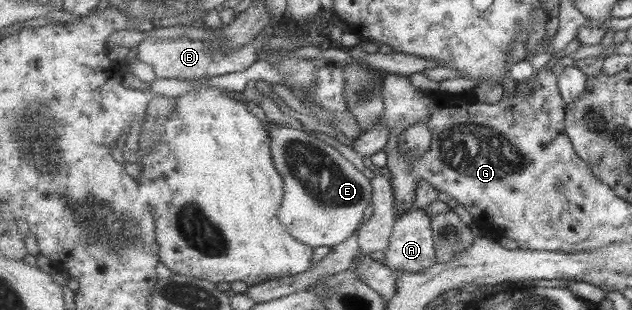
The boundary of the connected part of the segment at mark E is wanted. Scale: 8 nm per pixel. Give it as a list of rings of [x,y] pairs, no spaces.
[[[271,121],[270,133],[275,166],[285,179],[285,196],[279,218],[300,243],[318,248],[341,245],[367,222],[374,207],[374,185],[336,148],[308,135]]]

